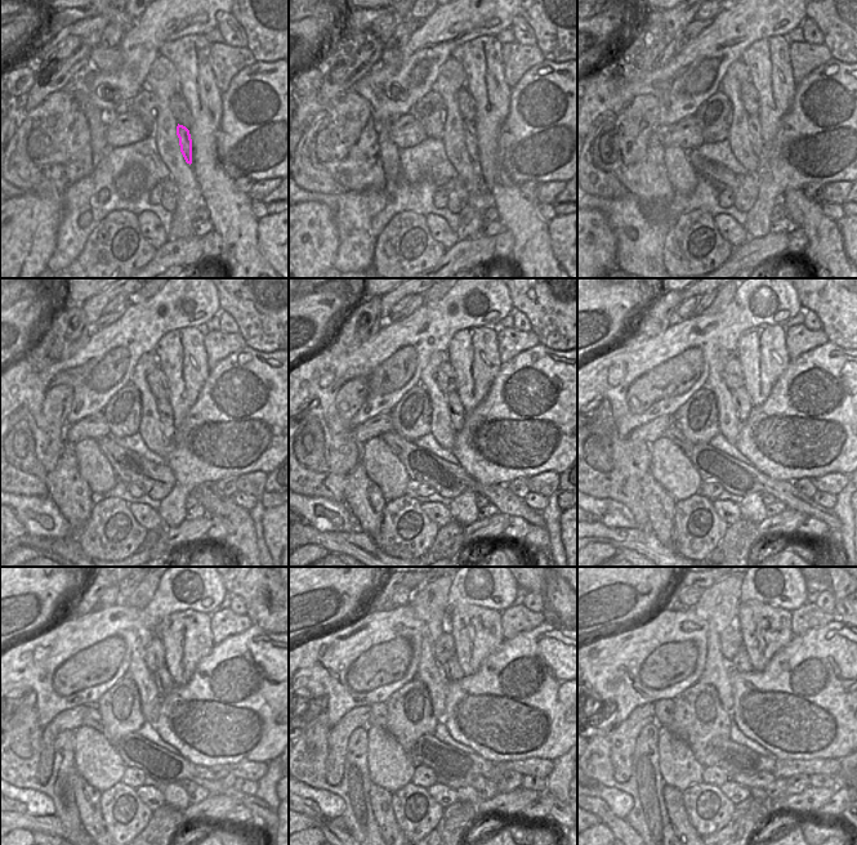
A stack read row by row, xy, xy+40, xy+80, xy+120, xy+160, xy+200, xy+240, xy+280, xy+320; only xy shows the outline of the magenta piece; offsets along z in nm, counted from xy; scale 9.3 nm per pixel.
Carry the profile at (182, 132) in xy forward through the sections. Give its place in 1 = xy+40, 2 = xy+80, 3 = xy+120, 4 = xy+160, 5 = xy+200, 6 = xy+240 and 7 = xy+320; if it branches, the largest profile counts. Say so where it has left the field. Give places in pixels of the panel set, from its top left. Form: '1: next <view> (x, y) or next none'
1: next xy+40 (469, 129)
2: next xy+80 (754, 125)
3: next xy+120 (166, 415)
4: next xy+160 (456, 411)
5: next xy+200 (740, 396)
6: next xy+240 (164, 682)
7: next xy+320 (740, 662)

